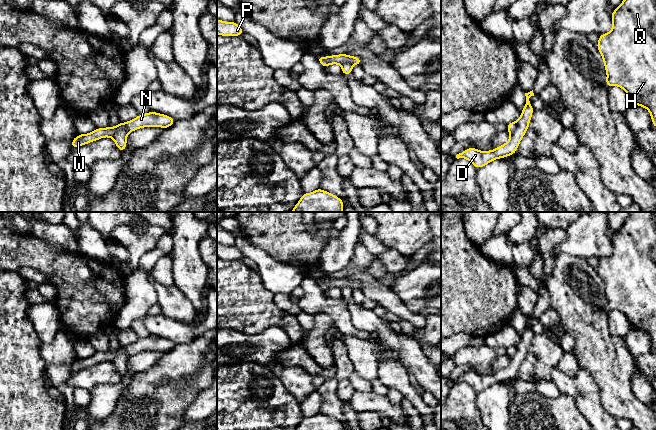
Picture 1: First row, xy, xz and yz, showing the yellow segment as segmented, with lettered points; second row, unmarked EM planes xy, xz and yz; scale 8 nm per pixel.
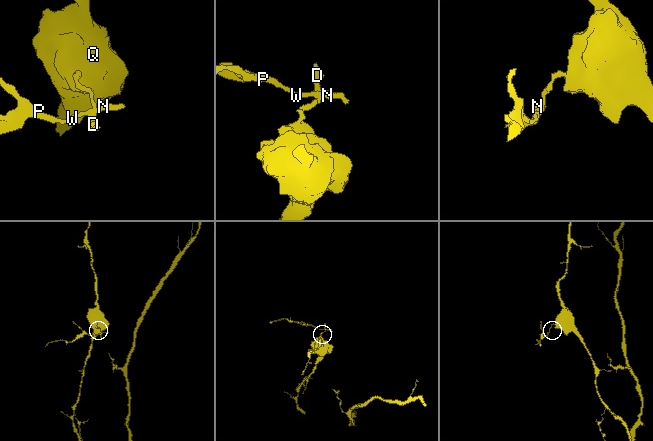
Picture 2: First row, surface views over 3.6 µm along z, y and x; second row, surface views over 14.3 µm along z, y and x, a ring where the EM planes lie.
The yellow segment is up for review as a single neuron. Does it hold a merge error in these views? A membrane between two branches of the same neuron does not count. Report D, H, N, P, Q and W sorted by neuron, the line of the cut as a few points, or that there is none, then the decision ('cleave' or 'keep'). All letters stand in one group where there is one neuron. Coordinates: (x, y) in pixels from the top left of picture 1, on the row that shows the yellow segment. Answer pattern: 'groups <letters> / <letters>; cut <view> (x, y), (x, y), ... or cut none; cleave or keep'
groups D H Q / N P W; cut xy (128, 132), (119, 129), (111, 136); cleave

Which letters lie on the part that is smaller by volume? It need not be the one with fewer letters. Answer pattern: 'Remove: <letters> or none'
Remove: N, P, W

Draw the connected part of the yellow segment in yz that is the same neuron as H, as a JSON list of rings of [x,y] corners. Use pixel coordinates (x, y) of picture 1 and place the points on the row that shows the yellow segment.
[[[623,0],[619,7],[615,9],[610,15],[613,22],[613,28],[609,33],[601,34],[599,36],[598,44],[596,45],[603,58],[607,73],[605,85],[608,87],[621,87],[627,93],[633,104],[648,109],[651,115],[653,126],[656,128],[656,0]]]

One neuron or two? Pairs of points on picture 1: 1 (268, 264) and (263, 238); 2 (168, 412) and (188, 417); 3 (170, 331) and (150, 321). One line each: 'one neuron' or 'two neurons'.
1: two neurons
2: two neurons
3: one neuron

